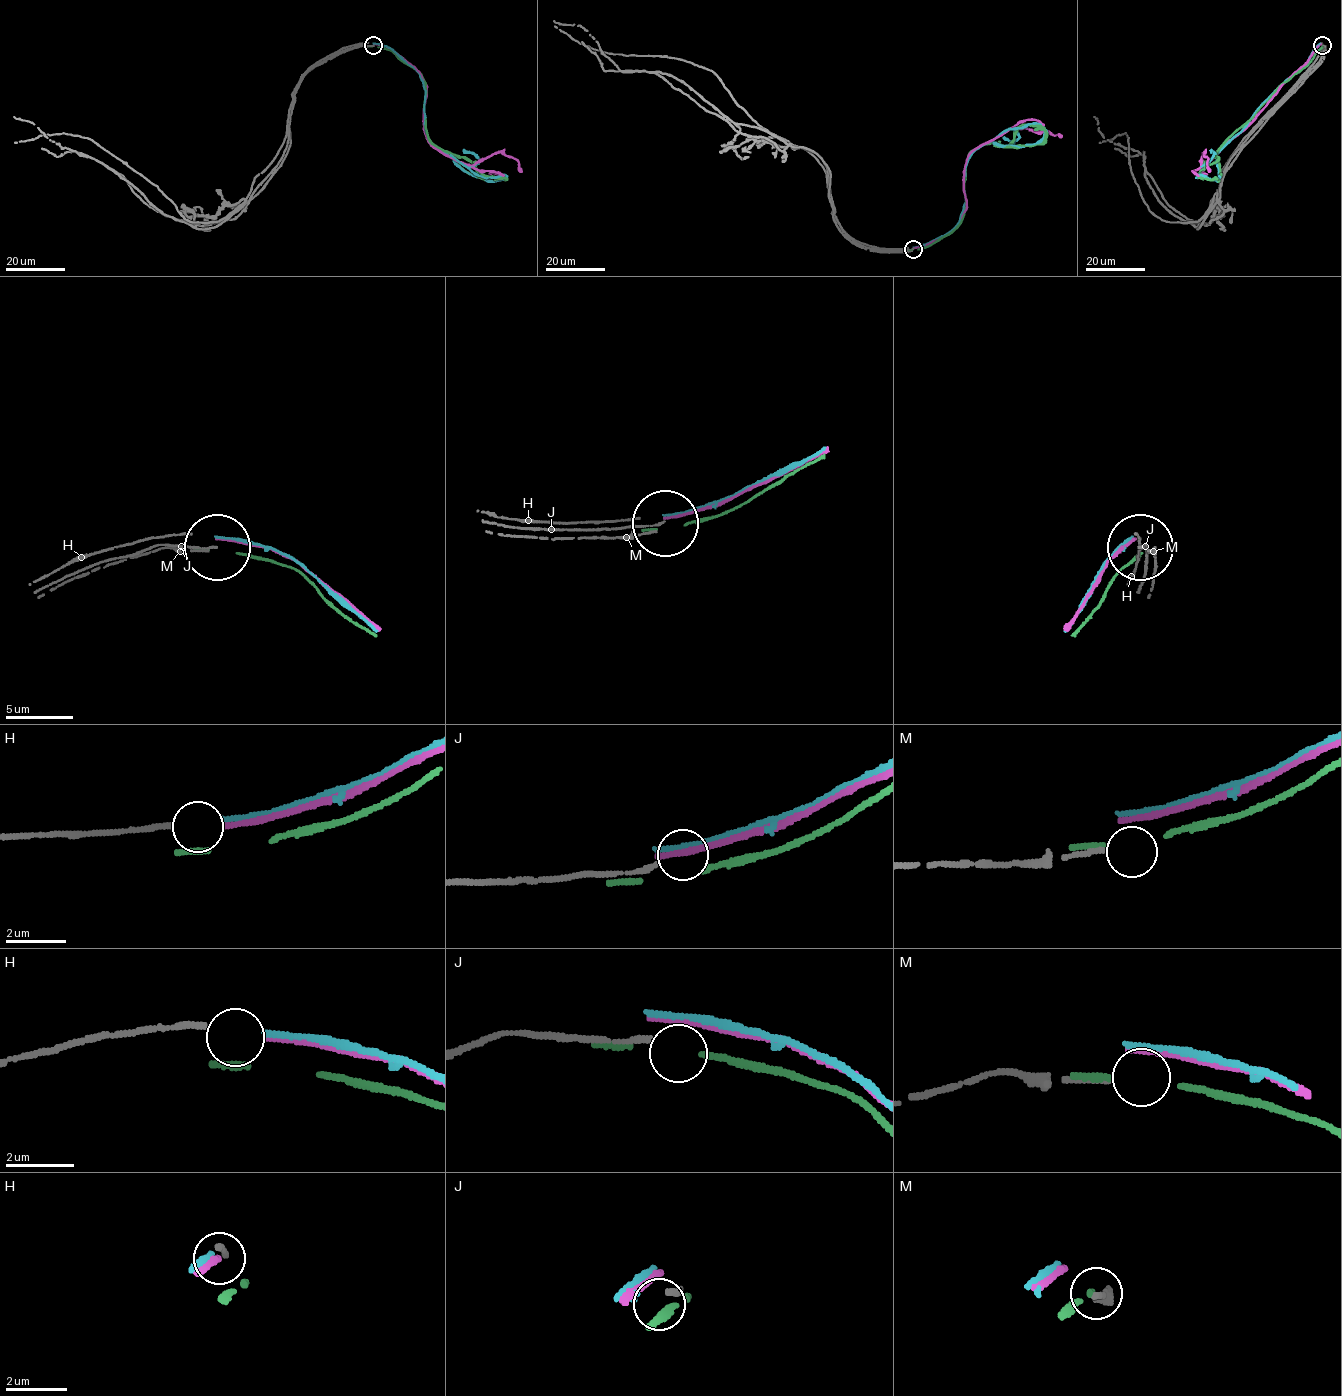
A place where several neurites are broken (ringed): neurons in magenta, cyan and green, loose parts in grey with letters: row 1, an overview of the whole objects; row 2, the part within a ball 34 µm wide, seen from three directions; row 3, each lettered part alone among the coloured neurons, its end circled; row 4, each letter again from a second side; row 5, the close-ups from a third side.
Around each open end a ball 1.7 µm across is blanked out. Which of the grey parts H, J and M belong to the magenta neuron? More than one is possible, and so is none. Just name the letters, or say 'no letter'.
no letter

